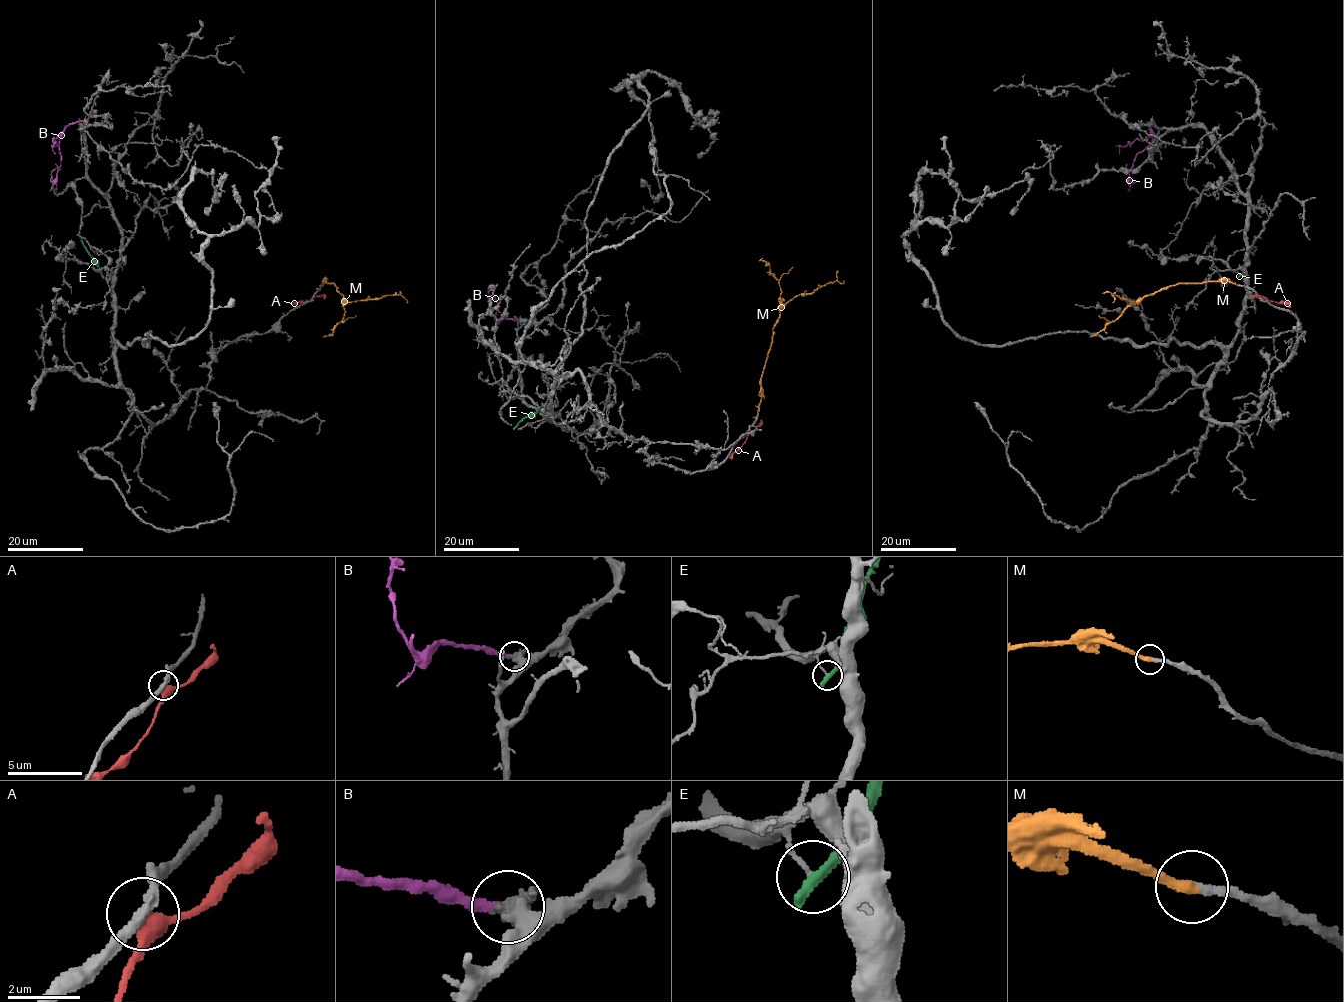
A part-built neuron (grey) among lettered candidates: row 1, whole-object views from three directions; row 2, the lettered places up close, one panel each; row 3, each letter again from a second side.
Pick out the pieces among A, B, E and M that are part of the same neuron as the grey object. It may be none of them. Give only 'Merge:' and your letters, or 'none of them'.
Merge: M

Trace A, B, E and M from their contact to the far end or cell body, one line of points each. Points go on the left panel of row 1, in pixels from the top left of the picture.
A: (312, 299), (297, 302), (296, 307)
B: (84, 121), (70, 123), (60, 138), (61, 167), (49, 190)
E: (102, 275), (98, 262), (77, 234)
M: (322, 285), (325, 281), (332, 282), (348, 301), (401, 295), (406, 302)

